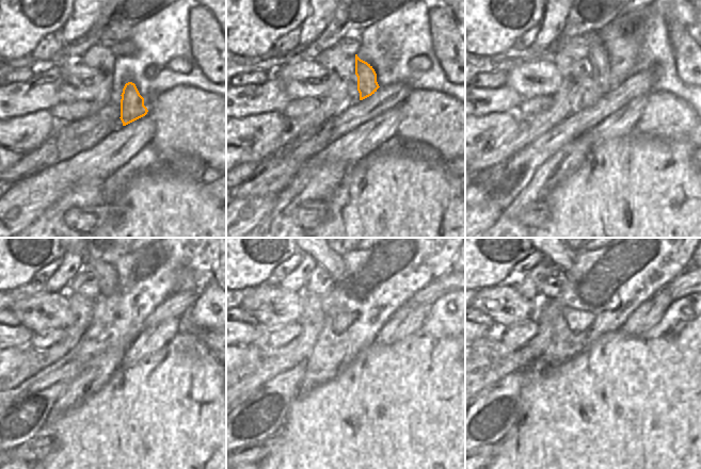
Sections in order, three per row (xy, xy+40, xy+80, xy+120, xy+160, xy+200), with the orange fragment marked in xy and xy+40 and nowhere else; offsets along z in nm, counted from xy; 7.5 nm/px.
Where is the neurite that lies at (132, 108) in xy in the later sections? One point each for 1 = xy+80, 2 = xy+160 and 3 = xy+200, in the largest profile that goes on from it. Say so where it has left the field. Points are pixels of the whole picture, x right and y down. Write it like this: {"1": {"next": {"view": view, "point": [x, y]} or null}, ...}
{"1": {"next": {"view": "xy+80", "point": [596, 54]}}, "2": {"next": {"view": "xy+160", "point": [328, 259]}}, "3": {"next": {"view": "xy+200", "point": [564, 259]}}}

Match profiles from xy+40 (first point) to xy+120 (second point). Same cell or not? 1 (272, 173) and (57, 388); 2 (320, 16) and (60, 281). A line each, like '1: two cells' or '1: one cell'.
1: one cell
2: one cell

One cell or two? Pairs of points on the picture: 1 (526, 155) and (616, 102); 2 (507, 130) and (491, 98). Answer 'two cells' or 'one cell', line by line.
1: one cell
2: two cells

